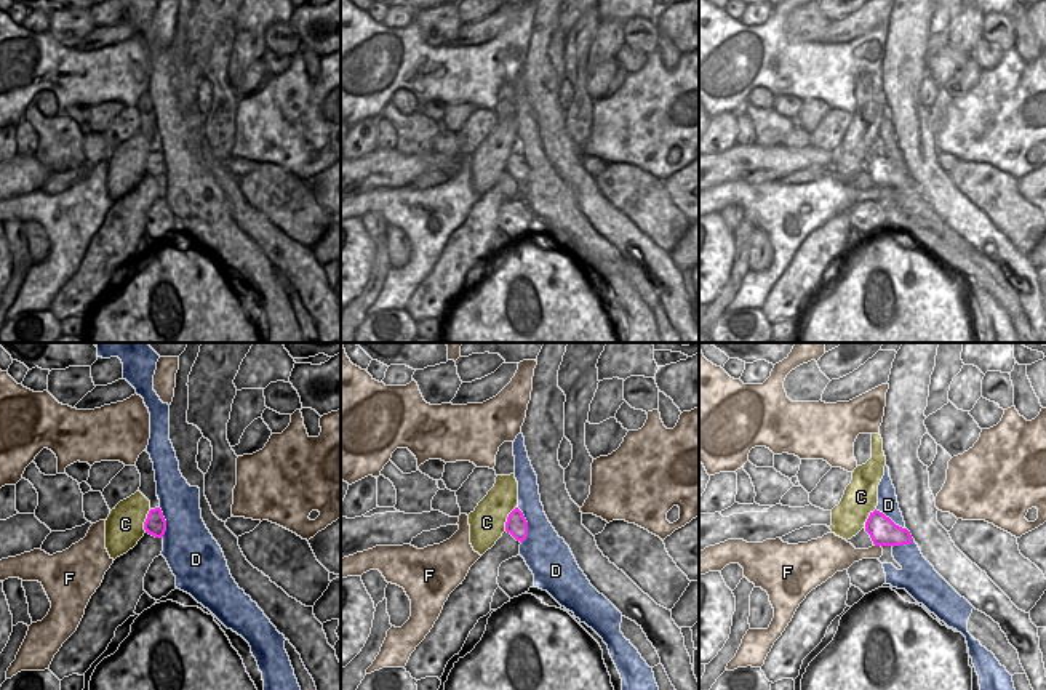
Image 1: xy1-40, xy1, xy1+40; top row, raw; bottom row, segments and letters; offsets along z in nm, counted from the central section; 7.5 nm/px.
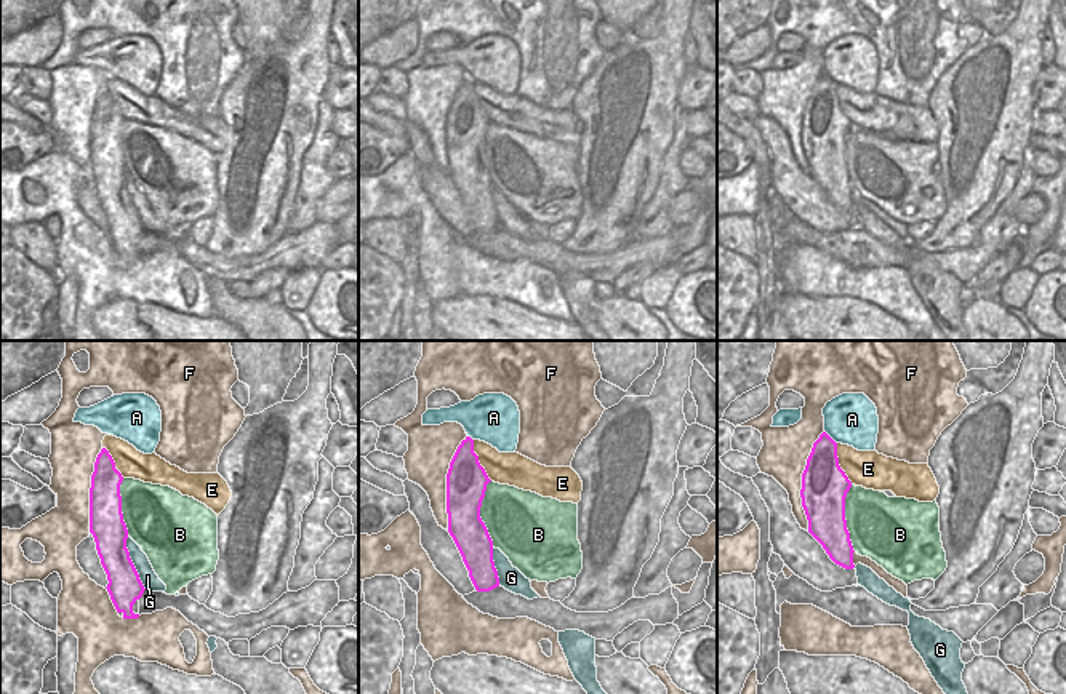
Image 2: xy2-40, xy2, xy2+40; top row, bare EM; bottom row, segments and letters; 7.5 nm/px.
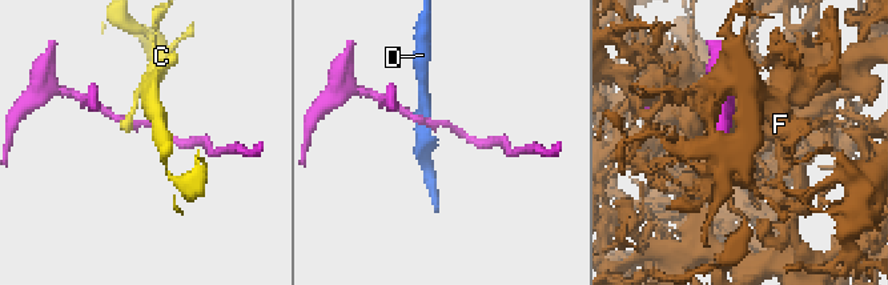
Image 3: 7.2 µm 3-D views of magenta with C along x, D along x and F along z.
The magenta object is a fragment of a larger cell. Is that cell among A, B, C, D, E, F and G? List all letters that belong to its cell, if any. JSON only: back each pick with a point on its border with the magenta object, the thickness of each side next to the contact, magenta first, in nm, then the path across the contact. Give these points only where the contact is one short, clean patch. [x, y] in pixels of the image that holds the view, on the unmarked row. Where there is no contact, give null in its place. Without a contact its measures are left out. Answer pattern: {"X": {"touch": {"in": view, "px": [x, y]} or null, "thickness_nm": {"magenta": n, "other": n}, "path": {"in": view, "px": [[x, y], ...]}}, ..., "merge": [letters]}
{"merge": []}

